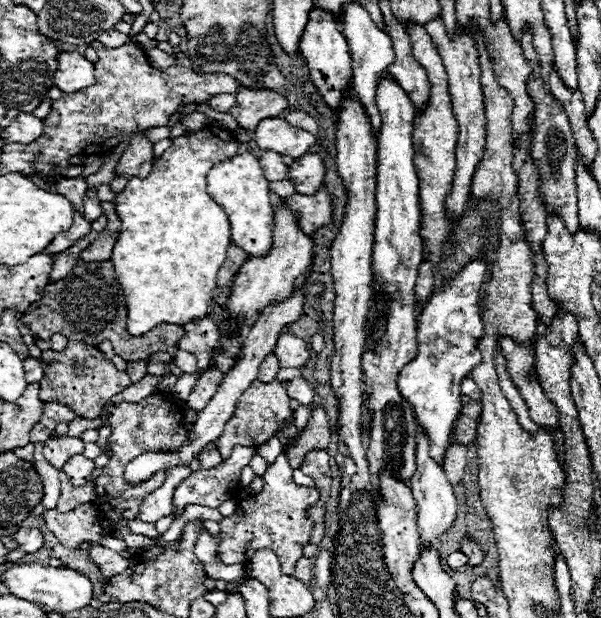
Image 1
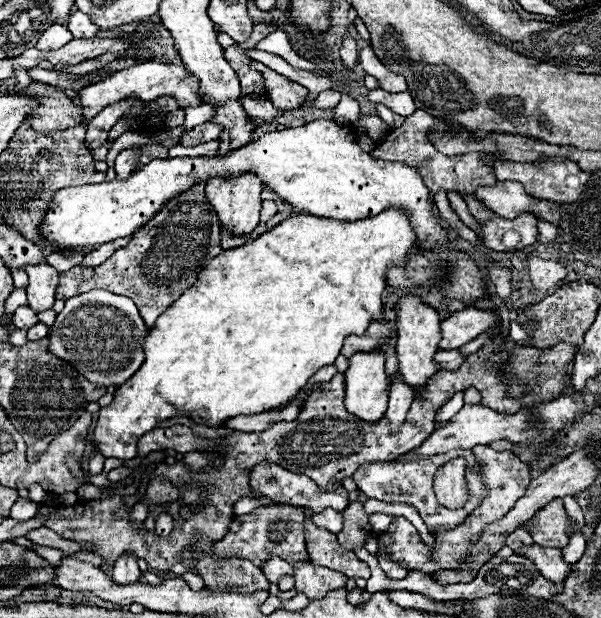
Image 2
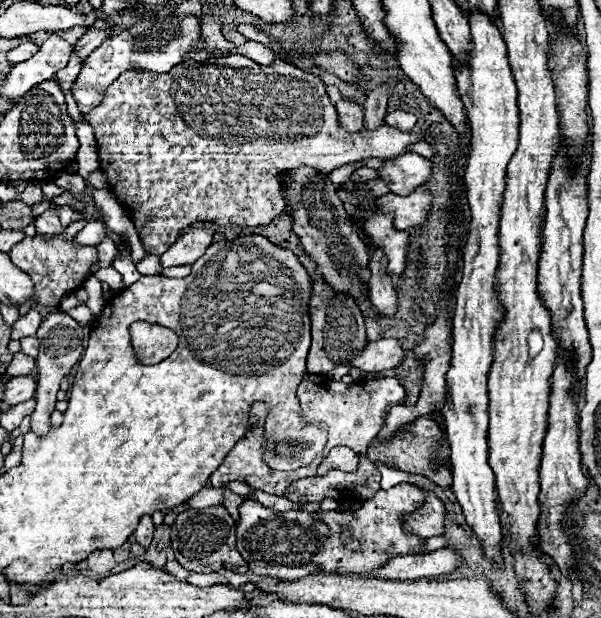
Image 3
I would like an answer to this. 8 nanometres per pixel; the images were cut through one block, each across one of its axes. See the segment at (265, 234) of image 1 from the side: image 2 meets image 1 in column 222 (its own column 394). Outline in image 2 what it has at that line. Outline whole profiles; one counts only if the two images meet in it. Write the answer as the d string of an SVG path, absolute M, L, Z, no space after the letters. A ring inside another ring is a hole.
M314 120L298 128L284 128L278 132L270 132L260 140L254 140L252 144L234 150L222 158L218 156L198 156L198 158L168 158L168 160L152 160L138 172L134 172L126 180L110 180L100 184L86 184L86 186L72 186L62 188L52 196L52 202L48 206L48 212L42 218L42 226L38 228L42 238L52 242L58 248L76 248L76 246L102 246L106 242L126 238L134 234L138 228L142 228L148 220L152 220L154 214L162 210L162 206L172 200L172 196L178 196L186 190L190 190L198 182L210 180L210 176L240 176L242 172L256 174L262 184L270 186L284 202L294 206L296 210L320 216L320 218L334 218L342 222L354 222L354 220L366 220L372 218L384 210L390 208L402 208L416 232L416 242L420 252L432 252L444 262L444 276L440 278L440 292L444 298L460 300L466 306L476 306L478 302L492 302L490 286L486 284L478 264L464 252L454 248L444 248L452 240L448 238L450 230L446 228L446 222L440 218L438 208L430 196L430 190L426 188L420 172L416 168L410 168L402 162L388 162L372 158L370 152L364 152L358 146L358 138L354 136L352 128L338 126L332 120Z

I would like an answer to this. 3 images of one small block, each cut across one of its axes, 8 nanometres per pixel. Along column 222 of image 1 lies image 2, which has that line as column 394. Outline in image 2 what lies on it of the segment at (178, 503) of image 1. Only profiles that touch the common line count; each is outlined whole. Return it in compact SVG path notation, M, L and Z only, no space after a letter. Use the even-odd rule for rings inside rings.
M450 450L446 454L438 454L438 456L428 456L428 458L416 458L416 460L408 460L408 462L366 462L362 464L356 472L354 472L354 480L358 484L358 490L362 490L368 498L376 498L376 500L384 500L384 502L406 502L412 504L422 520L426 522L428 528L438 528L438 526L446 526L452 528L454 524L460 524L476 506L478 502L486 496L486 488L482 484L482 476L478 474L468 474L468 482L470 482L470 498L462 508L456 510L448 510L442 504L438 504L436 494L434 494L434 474L438 472L440 466L444 466L446 462L450 462L452 458L466 458L468 466L478 466L478 462L472 456L472 450Z

